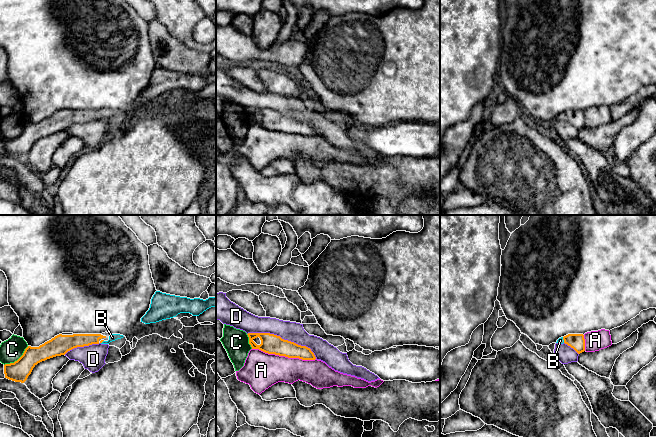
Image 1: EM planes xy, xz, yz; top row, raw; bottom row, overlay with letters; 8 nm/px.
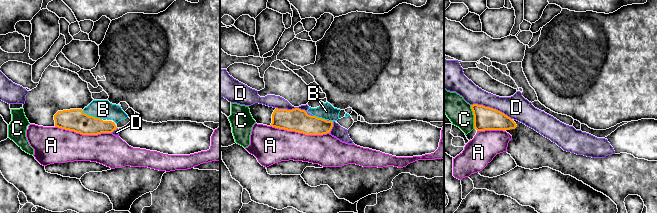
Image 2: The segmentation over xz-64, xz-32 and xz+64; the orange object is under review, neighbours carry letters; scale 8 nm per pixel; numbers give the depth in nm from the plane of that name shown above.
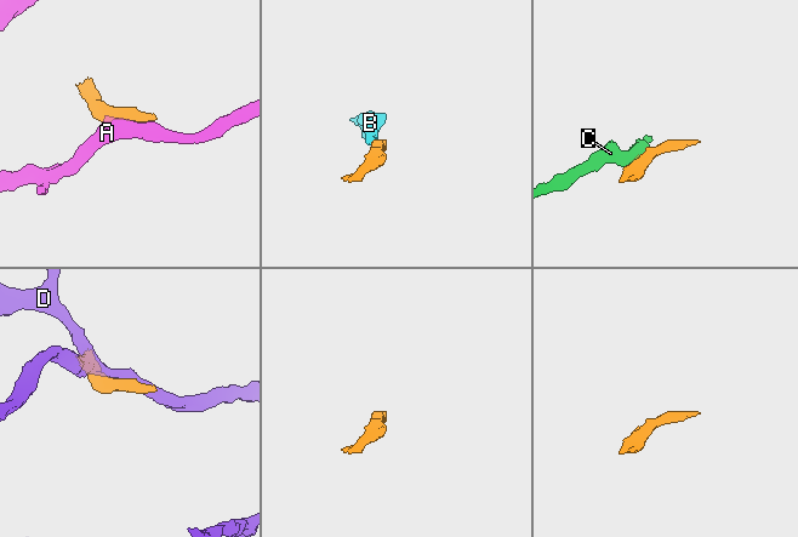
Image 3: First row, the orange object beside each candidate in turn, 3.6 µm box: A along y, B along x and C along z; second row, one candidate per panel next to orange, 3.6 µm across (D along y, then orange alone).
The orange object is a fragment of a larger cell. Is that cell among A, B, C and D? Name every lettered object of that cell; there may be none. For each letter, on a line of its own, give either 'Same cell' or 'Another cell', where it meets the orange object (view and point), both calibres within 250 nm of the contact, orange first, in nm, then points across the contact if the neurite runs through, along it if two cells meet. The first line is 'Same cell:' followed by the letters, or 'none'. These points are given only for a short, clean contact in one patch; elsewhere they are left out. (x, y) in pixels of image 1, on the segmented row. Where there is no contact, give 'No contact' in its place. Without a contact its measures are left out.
Same cell: B
A: Another cell. Touches orange at xz (284, 355). Thickness 160 nm (orange) against 300 nm
B: Same cell. Touches orange at yz (563, 339). Thickness 130 nm (orange) against 50 nm. Path across: yz (576, 341), (563, 339), (560, 340)
C: Another cell. Touches orange at xy (18, 359). Thickness 160 nm (orange) against 180 nm. Boundary: xy (28, 346), (16, 360), (4, 365)
D: Another cell. Touches orange at xz (283, 339). Thickness 160 nm (orange) against 160 nm

